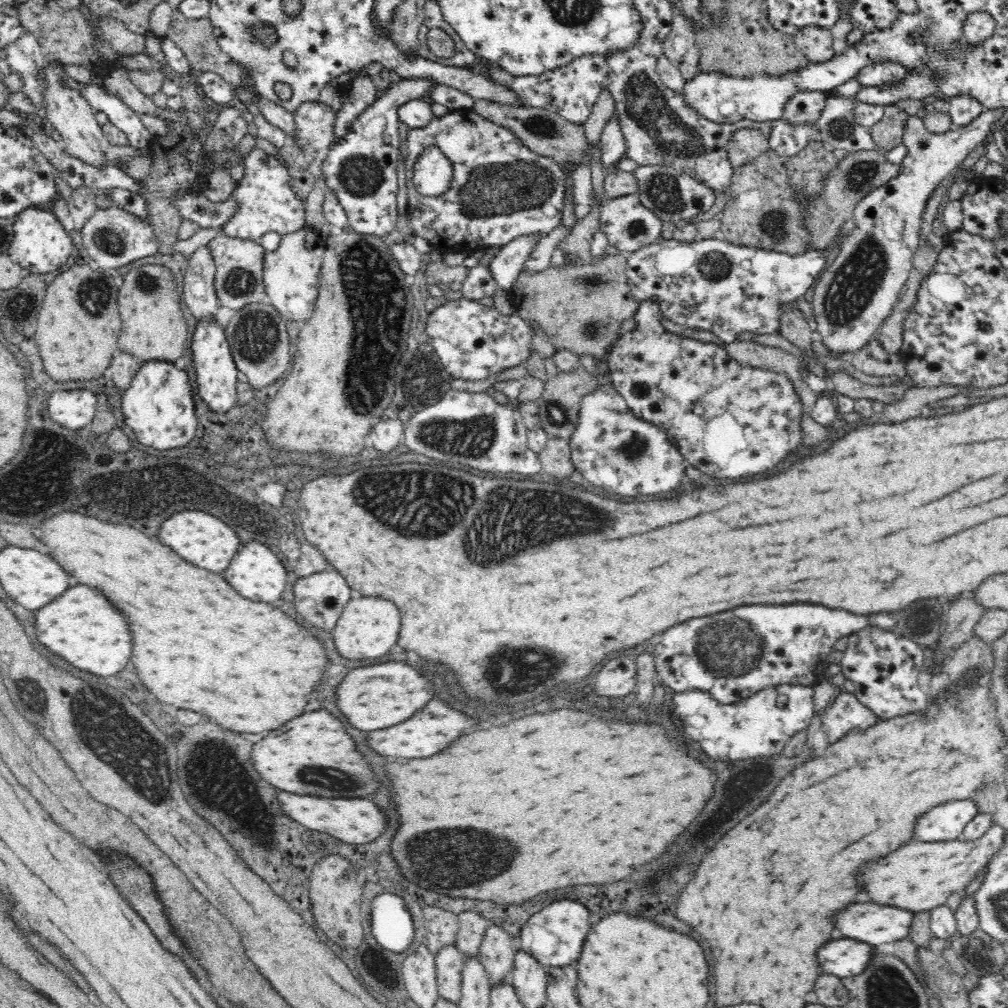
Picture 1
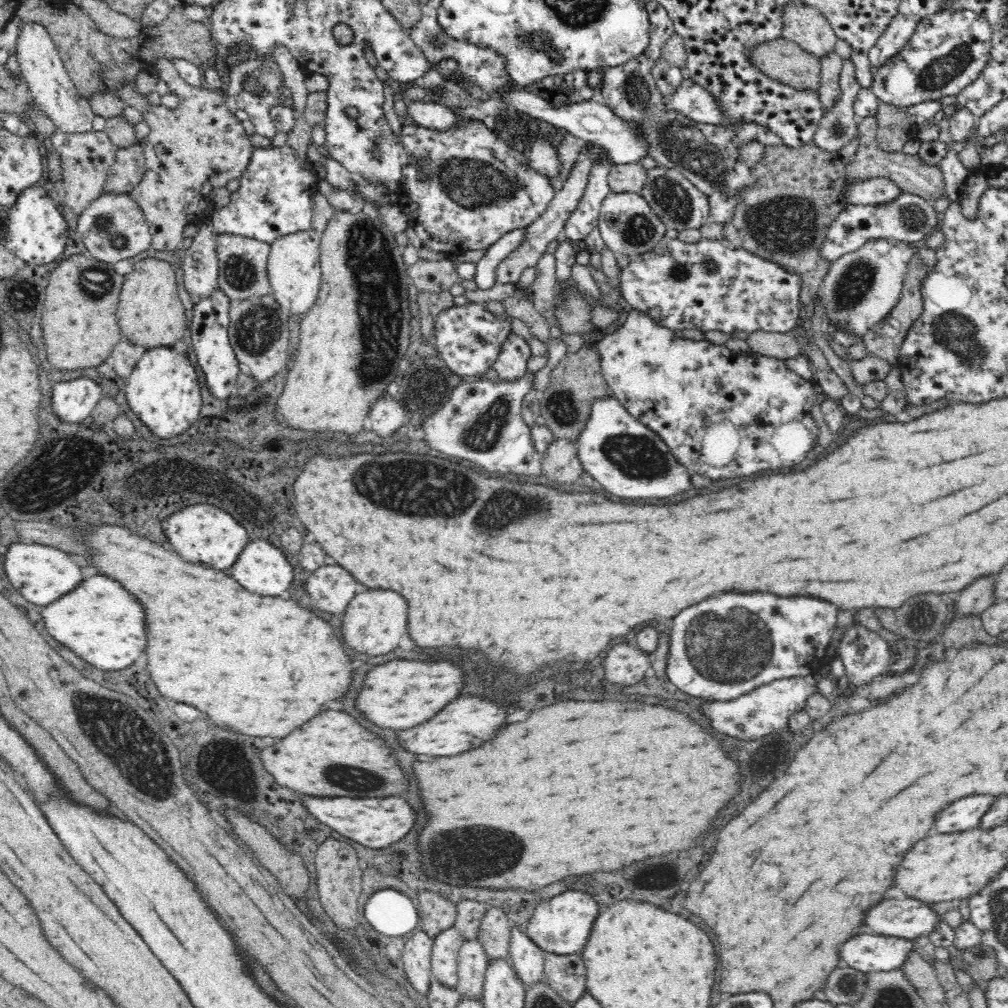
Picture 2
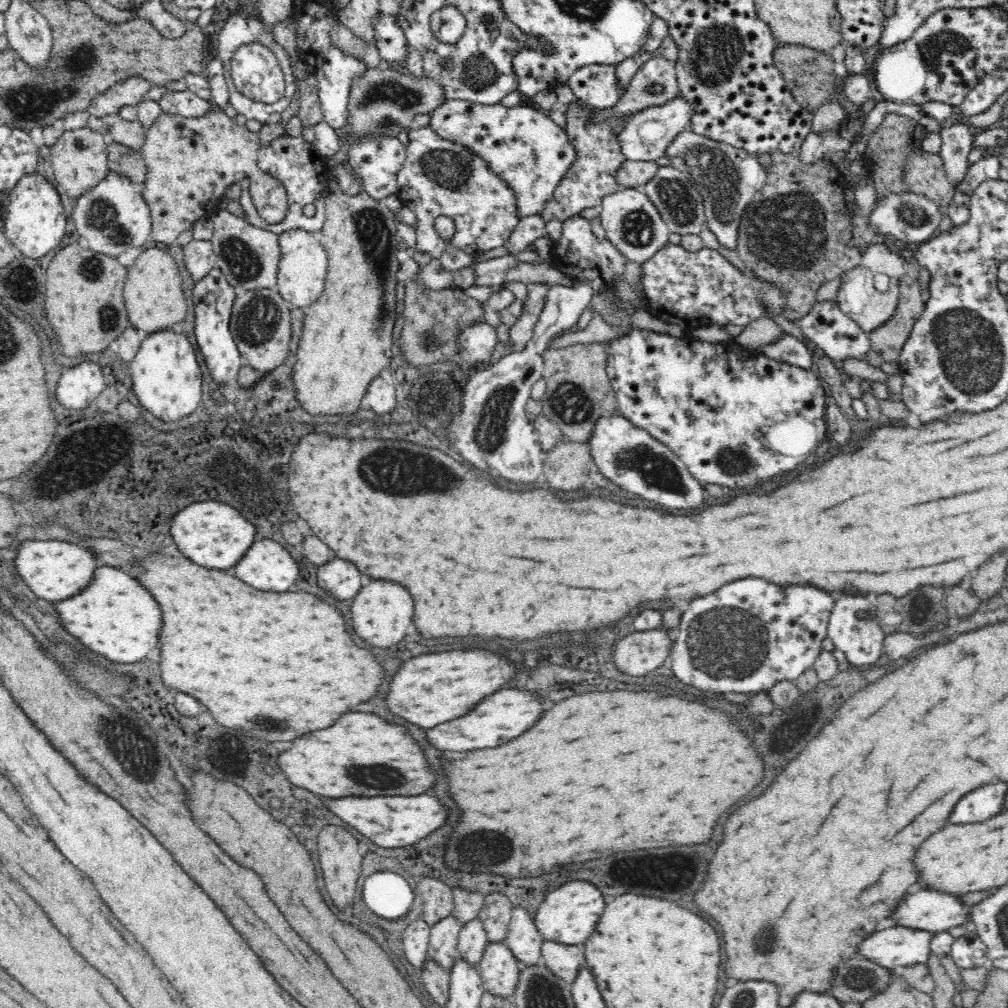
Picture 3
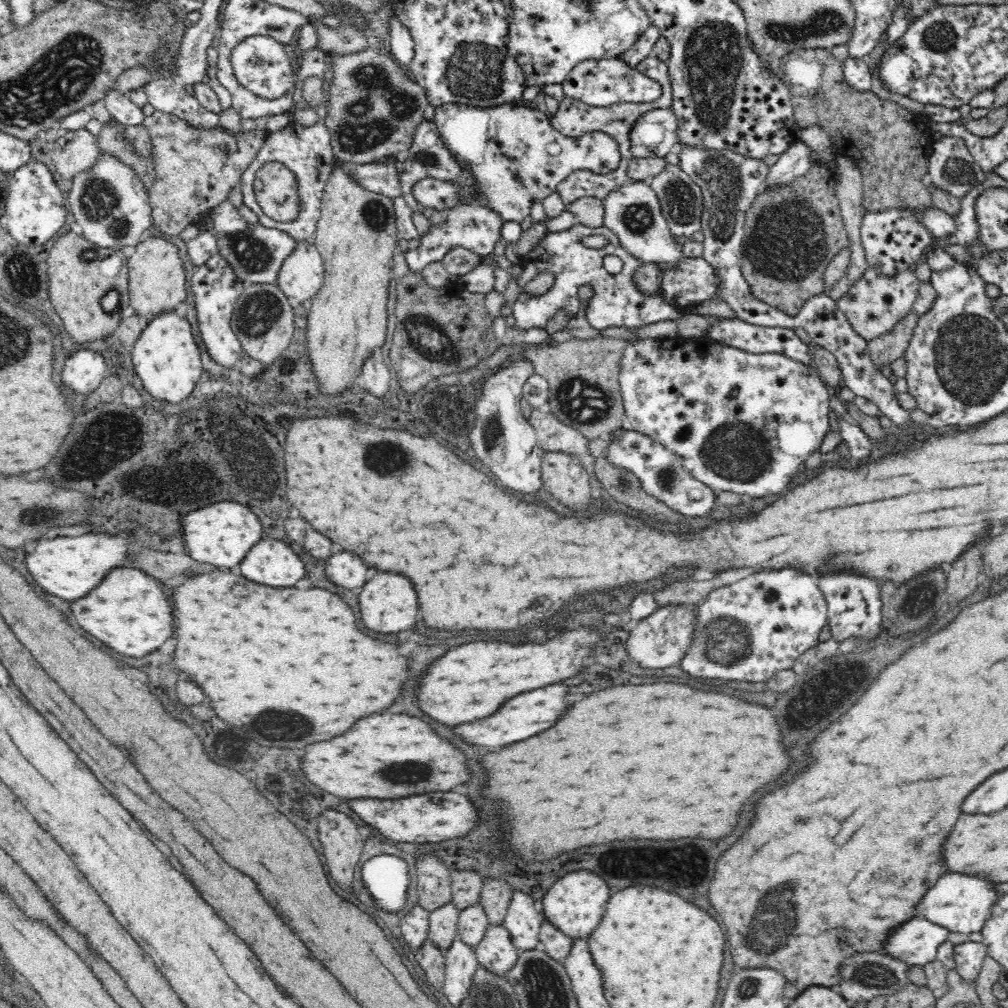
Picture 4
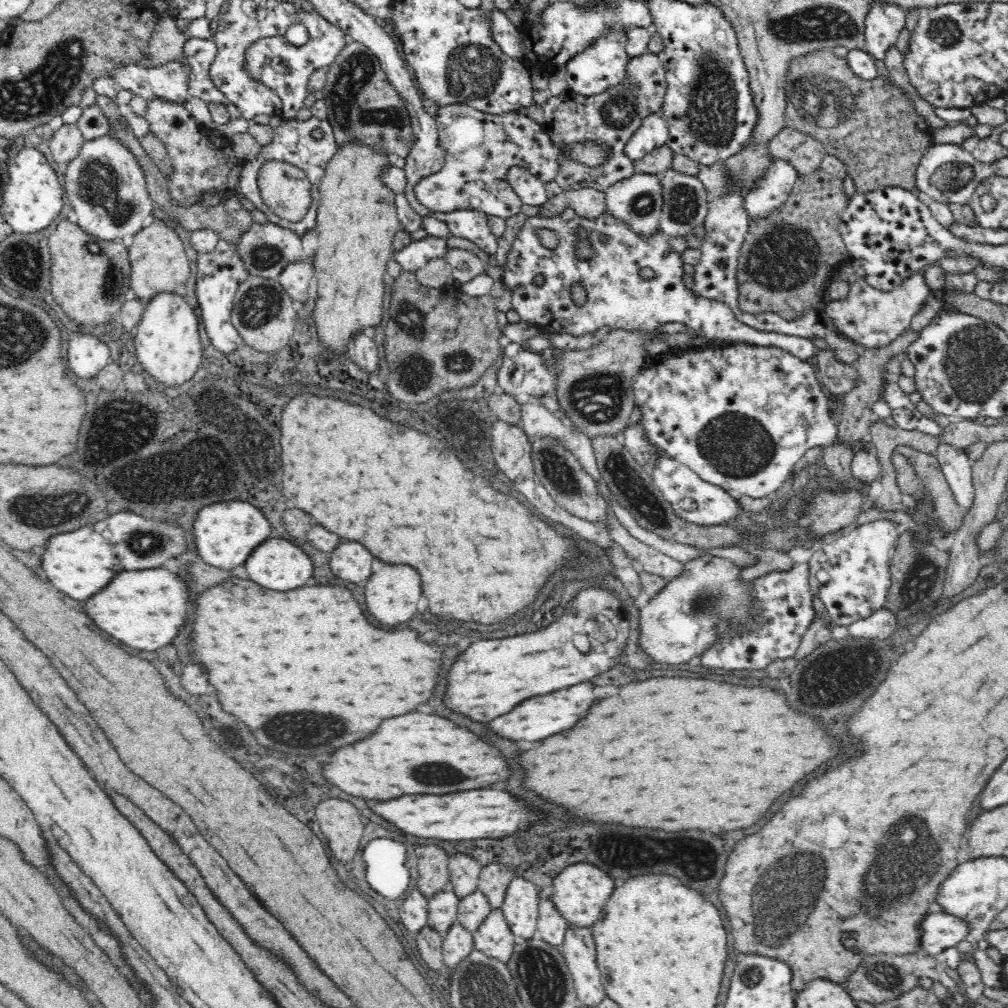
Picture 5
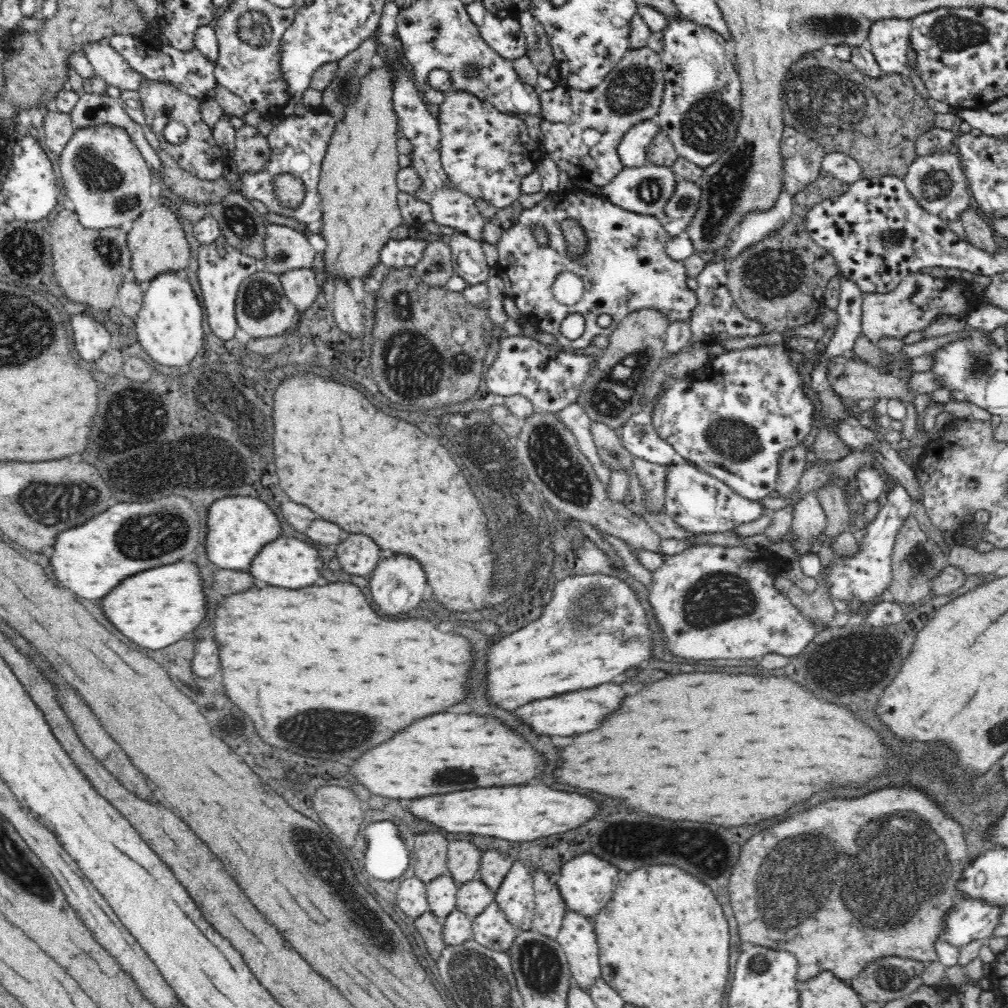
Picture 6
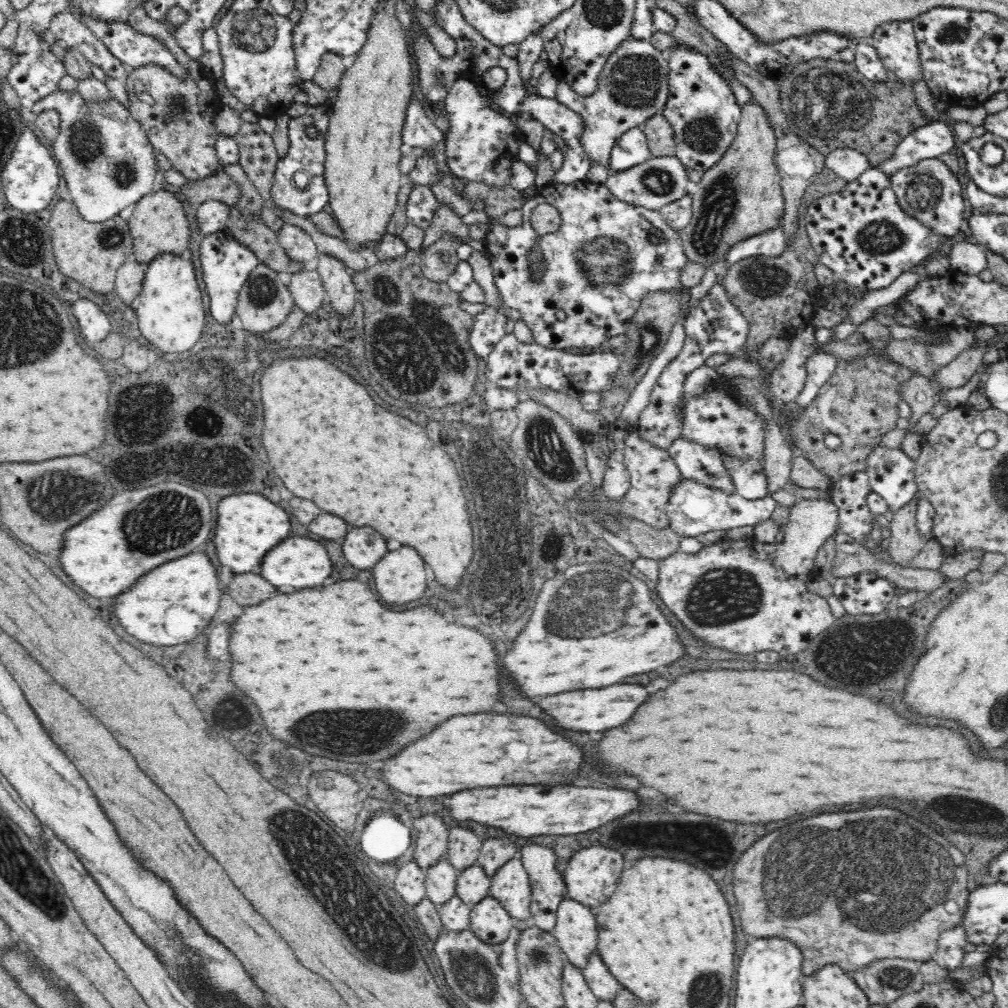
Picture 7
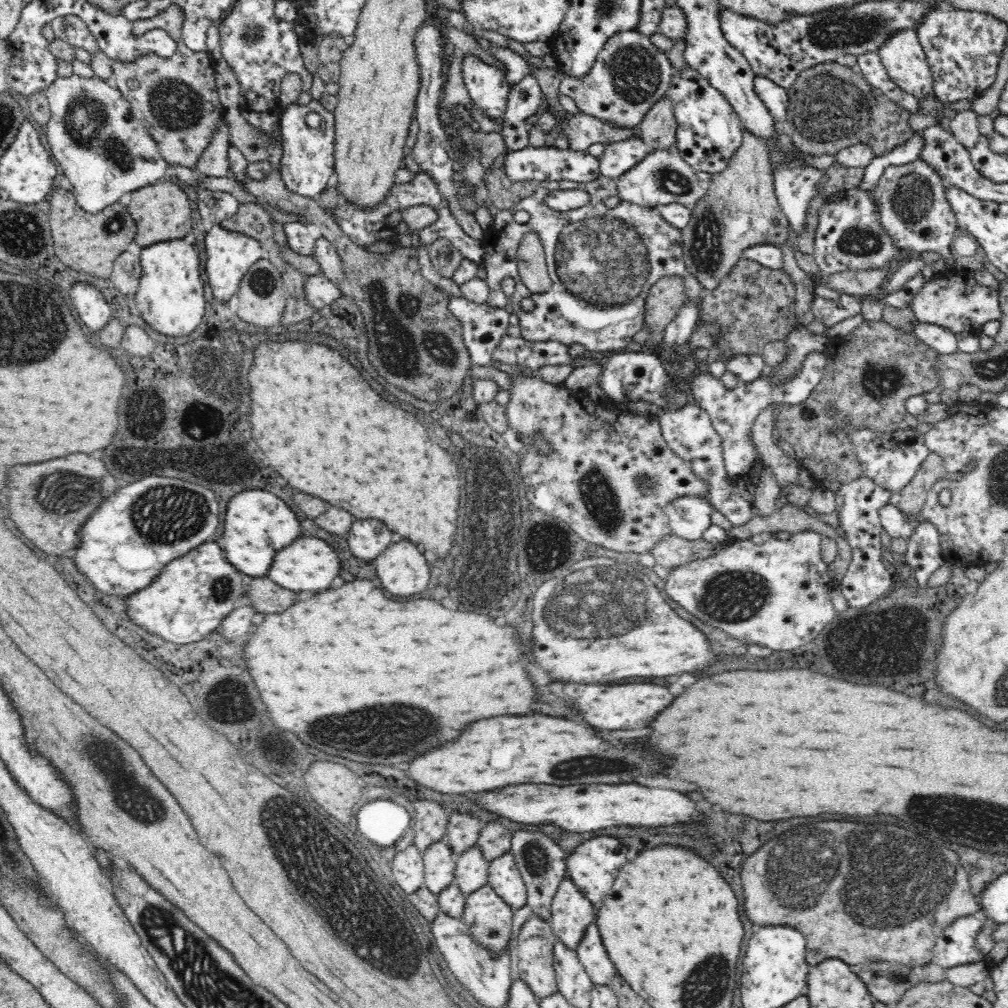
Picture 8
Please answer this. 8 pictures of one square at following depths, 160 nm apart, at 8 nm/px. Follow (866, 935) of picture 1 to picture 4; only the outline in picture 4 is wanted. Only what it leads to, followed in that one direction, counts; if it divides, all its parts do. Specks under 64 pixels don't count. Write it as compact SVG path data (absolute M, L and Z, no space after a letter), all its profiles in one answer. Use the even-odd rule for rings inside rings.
M948 872L924 894L924 898L916 906L917 916L924 917L950 932L962 932L962 934L980 932L986 918L990 916L992 906L999 898L999 895L994 892L994 886L995 884L991 884L984 877Z

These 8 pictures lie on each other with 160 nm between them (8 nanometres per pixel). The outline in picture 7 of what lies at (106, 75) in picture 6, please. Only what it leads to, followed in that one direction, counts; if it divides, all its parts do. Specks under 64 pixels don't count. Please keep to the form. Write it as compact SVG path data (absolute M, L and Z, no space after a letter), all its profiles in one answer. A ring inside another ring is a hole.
M61 11L54 14L48 28L65 47L80 51L92 65L101 68L108 77L127 82L130 76L129 68L72 12Z

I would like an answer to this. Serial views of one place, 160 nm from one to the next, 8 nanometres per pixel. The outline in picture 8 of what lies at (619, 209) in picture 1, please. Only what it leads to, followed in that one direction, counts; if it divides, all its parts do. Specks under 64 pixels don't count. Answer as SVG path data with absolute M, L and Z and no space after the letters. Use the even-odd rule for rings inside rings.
M674 144L668 150L650 150L642 162L615 179L616 188L621 200L638 206L654 209L655 206L678 202L692 210L705 194L705 184L694 172Z

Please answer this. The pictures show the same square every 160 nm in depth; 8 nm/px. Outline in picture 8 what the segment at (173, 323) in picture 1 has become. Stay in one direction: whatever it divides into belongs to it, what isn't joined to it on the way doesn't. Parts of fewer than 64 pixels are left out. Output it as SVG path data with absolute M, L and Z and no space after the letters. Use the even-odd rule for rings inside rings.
M168 178L156 184L143 186L131 193L131 202L127 207L134 225L136 225L135 242L143 249L157 242L184 239L192 230L190 217L190 202L178 185L168 181Z

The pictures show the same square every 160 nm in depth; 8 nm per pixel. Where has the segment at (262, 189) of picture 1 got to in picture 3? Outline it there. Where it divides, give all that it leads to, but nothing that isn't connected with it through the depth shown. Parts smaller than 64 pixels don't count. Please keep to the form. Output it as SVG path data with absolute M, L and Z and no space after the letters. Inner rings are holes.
M284 134L276 141L272 141L267 147L261 147L258 152L257 165L260 171L270 174L270 176L278 179L278 181L282 183L282 186L286 189L288 210L286 210L284 220L280 220L280 222L276 222L276 224L266 222L266 220L260 218L259 212L249 193L249 177L246 177L239 182L241 195L238 201L242 205L242 219L248 222L248 224L258 227L258 229L272 231L272 233L277 235L287 233L294 229L307 230L308 232L319 234L326 218L325 202L329 195L328 178L330 178L332 170L330 170L328 166L322 166L320 169L316 169L316 166L314 166L314 160L316 160L316 158L318 158L318 150L314 143L309 144L306 142L306 139L301 136L294 137ZM308 204L314 204L316 210L312 217L304 214L304 208L306 208Z

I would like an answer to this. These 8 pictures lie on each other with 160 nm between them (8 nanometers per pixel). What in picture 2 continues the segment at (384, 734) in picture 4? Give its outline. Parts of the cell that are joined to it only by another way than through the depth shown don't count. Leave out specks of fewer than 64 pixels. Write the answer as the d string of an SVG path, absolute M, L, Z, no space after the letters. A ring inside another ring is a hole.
M320 712L320 716L312 718L312 722L306 722L300 730L288 734L288 738L264 748L260 760L280 786L308 796L384 798L408 788L408 778L386 742L362 728L356 718L344 712ZM350 768L364 772L348 772Z

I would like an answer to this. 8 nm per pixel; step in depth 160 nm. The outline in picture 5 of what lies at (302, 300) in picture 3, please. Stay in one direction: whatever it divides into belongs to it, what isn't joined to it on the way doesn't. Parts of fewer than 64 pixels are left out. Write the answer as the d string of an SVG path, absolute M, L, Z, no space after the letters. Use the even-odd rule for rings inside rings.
M305 257L302 260L290 262L279 274L279 283L293 300L304 303L308 298L310 282L314 276L313 269L312 259Z

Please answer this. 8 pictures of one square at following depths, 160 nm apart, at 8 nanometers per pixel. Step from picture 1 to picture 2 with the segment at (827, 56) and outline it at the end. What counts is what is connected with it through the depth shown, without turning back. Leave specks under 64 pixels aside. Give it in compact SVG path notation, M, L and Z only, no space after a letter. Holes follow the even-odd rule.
M785 5L783 11L782 37L799 44L802 49L819 59L835 50L839 38L818 9L808 5Z

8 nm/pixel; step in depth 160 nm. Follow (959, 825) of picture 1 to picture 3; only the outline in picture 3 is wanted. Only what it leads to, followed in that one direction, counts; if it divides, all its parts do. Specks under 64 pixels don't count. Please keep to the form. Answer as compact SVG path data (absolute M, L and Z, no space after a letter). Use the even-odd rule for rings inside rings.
M996 782L974 792L968 792L950 814L950 824L976 824L985 822L1002 812L1007 784Z

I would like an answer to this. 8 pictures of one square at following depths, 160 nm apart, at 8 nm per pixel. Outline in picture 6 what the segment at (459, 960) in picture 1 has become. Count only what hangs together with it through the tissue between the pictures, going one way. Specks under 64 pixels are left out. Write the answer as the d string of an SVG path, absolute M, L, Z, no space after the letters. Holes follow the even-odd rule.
M446 873L427 884L427 898L430 913L445 918L457 908L458 884Z

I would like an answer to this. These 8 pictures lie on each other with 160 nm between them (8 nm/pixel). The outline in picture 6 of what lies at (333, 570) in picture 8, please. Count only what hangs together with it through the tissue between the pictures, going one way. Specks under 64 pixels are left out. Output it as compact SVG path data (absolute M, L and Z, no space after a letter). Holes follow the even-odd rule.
M278 538L278 540L270 542L268 546L264 546L264 550L260 550L256 560L252 560L250 574L256 580L266 582L270 586L298 590L304 586L312 586L316 582L316 578L320 576L320 568L322 568L320 554L312 546L308 546L302 540L294 540L294 538Z

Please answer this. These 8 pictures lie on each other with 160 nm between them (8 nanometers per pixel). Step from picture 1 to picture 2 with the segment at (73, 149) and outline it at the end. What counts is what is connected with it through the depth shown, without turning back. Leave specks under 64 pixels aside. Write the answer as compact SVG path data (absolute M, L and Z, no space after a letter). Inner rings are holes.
M38 23L21 24L21 31L17 38L15 55L21 68L21 77L31 92L32 100L37 108L53 122L57 132L74 135L92 131L94 111L89 99L84 98L76 85L70 79L65 64L56 49L56 43L48 35L46 27Z

